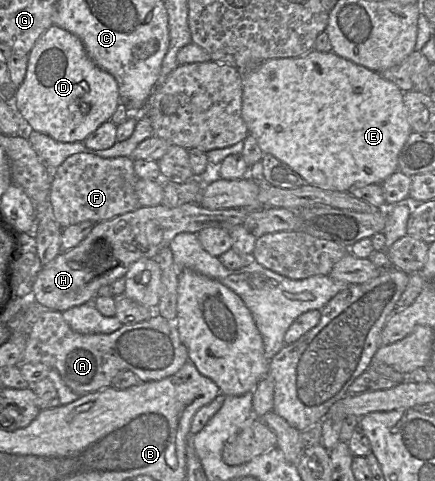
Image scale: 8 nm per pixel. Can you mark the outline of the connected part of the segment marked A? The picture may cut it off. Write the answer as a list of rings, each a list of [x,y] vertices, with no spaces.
[[[41,310],[37,314],[27,334],[23,357],[24,363],[42,363],[50,369],[55,369],[65,384],[80,396],[112,386],[113,378],[123,370],[133,372],[140,382],[158,381],[174,375],[187,361],[187,348],[180,339],[175,323],[158,313],[141,323],[123,325],[110,334],[81,334],[71,329],[62,312],[54,310]]]

